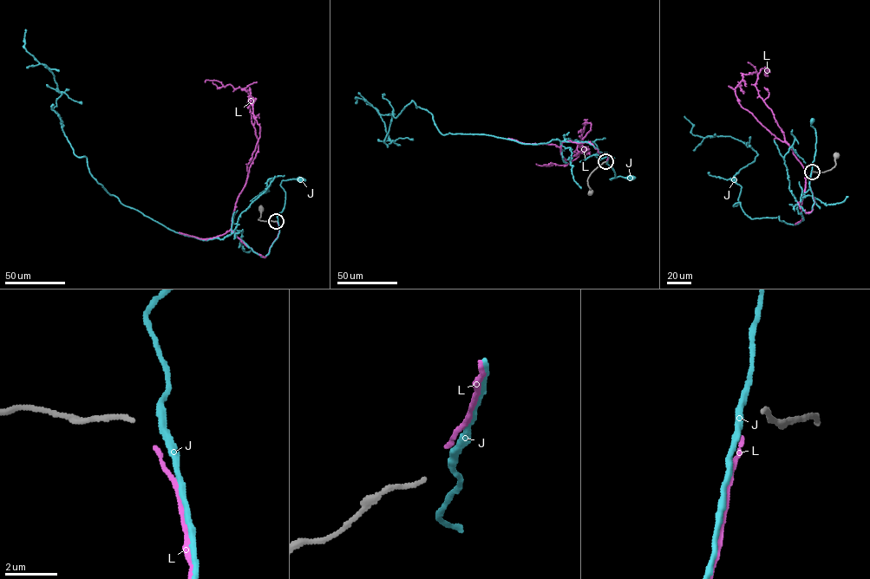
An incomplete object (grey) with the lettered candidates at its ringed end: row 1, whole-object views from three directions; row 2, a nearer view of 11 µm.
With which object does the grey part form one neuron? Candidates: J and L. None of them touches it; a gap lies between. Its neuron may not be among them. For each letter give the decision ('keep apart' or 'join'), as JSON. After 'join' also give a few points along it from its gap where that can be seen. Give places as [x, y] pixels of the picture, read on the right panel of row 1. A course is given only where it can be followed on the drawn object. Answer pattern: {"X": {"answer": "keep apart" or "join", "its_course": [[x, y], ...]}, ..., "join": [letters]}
{"J": {"answer": "keep apart"}, "L": {"answer": "join", "its_course": [[811, 172], [814, 204], [806, 212], [798, 203], [803, 167], [755, 86], [766, 68], [765, 75]]}, "join": ["L"]}

